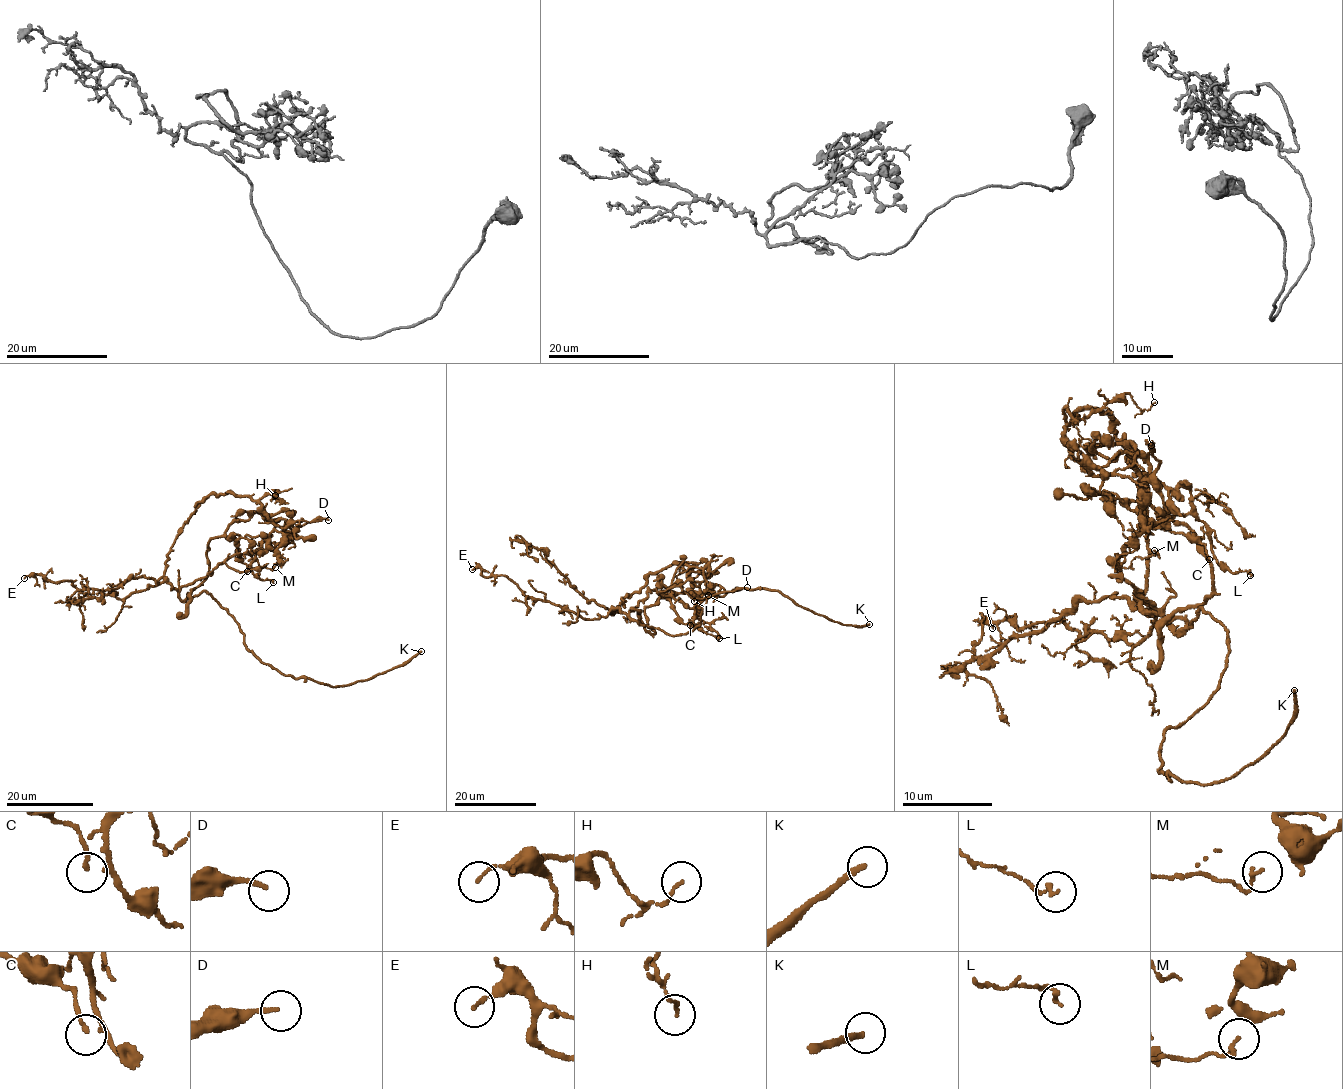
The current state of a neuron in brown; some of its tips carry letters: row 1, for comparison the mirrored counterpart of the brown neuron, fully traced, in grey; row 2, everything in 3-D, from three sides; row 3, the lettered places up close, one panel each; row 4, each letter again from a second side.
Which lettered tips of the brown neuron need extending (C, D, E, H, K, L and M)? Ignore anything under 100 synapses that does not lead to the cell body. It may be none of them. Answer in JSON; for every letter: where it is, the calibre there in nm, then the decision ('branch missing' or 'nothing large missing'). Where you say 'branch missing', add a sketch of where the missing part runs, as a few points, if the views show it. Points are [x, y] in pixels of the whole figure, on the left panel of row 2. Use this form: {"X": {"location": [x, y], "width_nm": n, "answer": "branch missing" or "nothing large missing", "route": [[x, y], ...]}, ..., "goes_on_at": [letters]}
{"C": {"location": [247, 571], "width_nm": 100, "answer": "nothing large missing"}, "D": {"location": [328, 520], "width_nm": 160, "answer": "nothing large missing"}, "E": {"location": [24, 578], "width_nm": 110, "answer": "nothing large missing"}, "H": {"location": [275, 495], "width_nm": 100, "answer": "nothing large missing"}, "K": {"location": [421, 651], "width_nm": 240, "answer": "branch missing"}, "L": {"location": [273, 582], "width_nm": 160, "answer": "nothing large missing"}, "M": {"location": [275, 567], "width_nm": 130, "answer": "nothing large missing"}, "goes_on_at": ["K"]}

